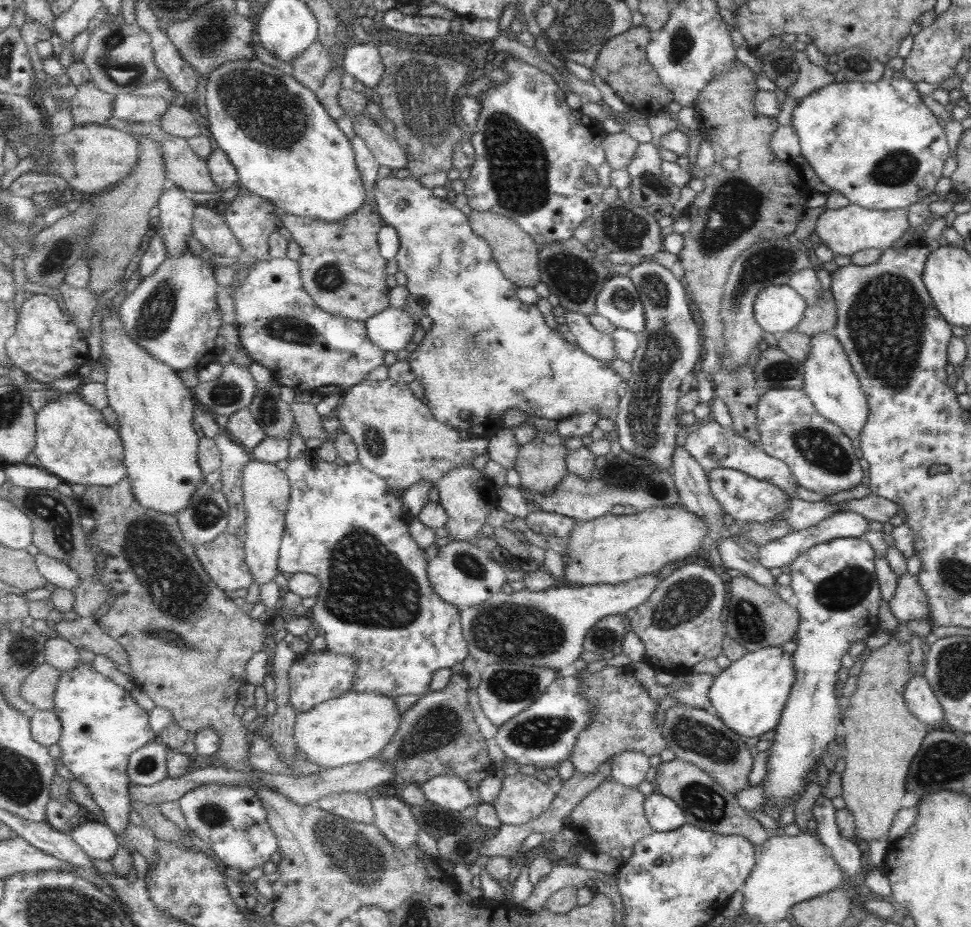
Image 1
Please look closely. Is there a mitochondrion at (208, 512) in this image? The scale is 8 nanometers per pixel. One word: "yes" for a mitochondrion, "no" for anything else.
yes

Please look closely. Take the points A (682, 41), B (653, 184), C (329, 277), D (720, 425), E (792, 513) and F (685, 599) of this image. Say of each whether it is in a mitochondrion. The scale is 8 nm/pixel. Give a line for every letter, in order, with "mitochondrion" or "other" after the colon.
A: mitochondrion
B: mitochondrion
C: mitochondrion
D: other
E: other
F: mitochondrion

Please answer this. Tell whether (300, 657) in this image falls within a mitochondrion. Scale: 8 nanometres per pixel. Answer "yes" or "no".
no

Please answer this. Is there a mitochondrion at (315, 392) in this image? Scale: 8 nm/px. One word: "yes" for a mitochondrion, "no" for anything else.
no

